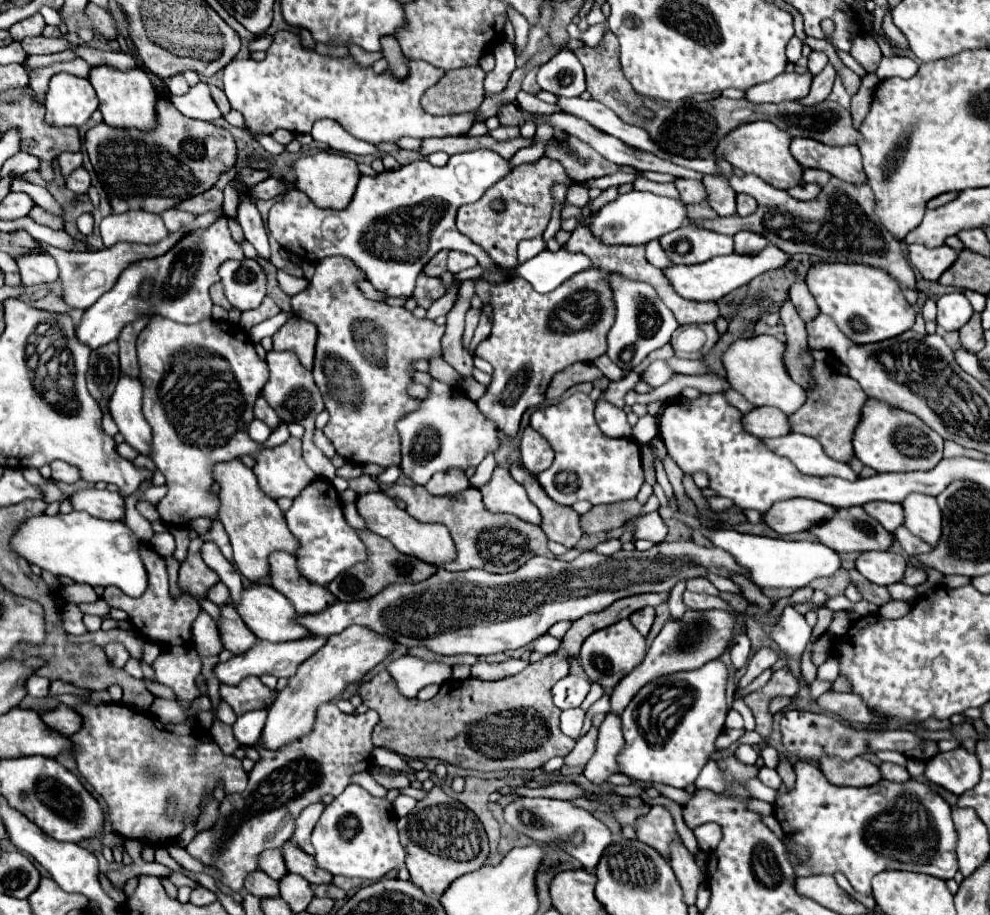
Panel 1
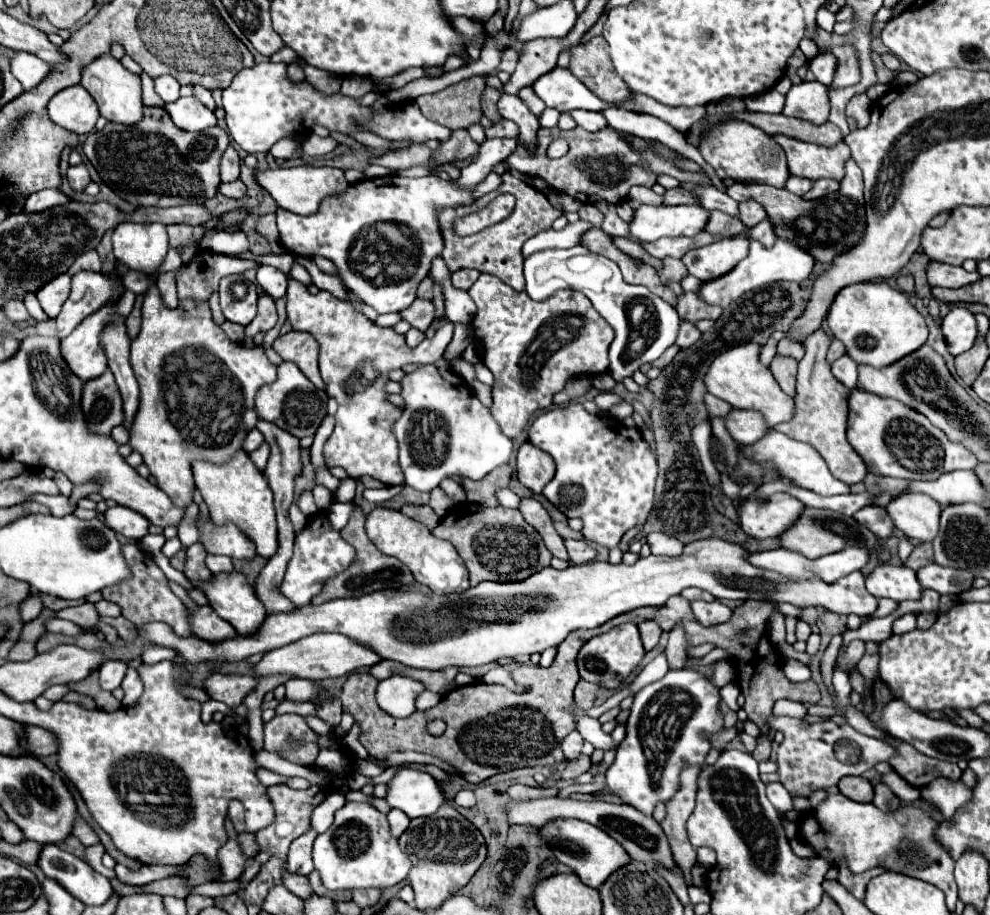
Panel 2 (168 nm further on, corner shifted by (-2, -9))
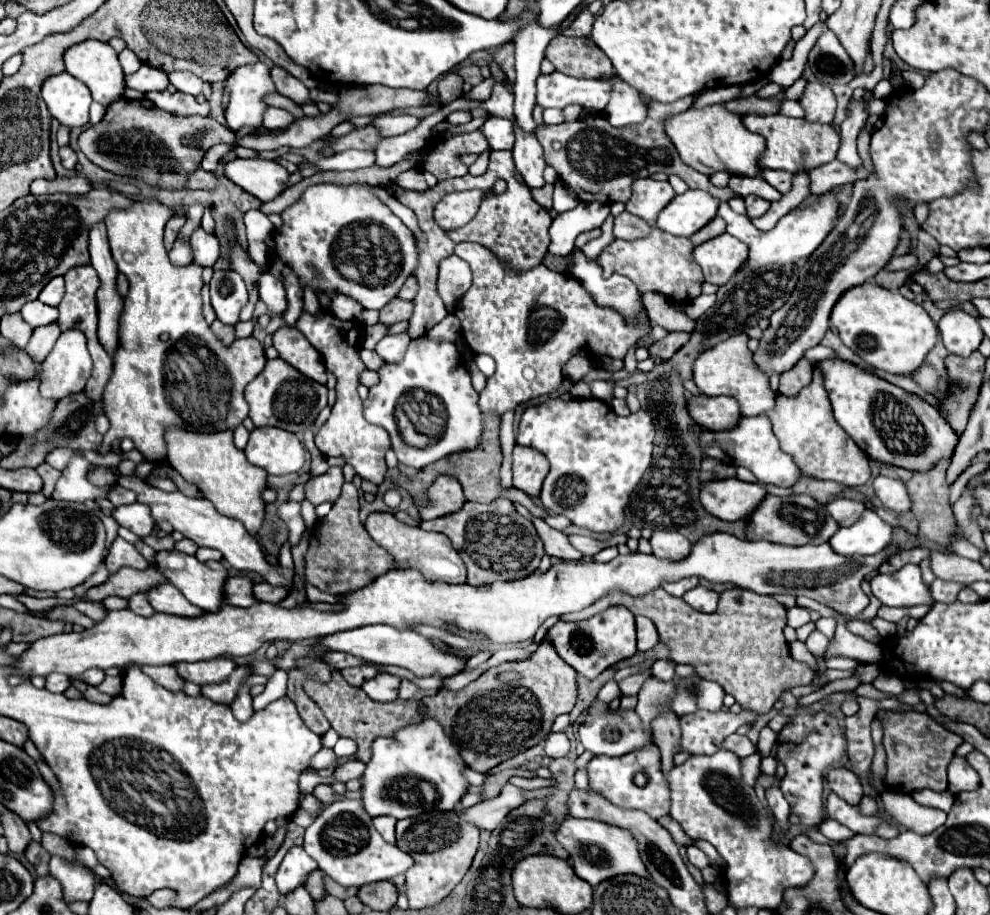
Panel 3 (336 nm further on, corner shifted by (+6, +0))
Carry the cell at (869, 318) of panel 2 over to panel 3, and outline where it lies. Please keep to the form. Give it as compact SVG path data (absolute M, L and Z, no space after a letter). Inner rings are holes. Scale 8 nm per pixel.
M865 282L863 286L847 290L833 308L831 326L867 364L899 376L913 374L925 362L939 336L937 324L923 310L923 306L907 300L899 292L885 290L875 282Z

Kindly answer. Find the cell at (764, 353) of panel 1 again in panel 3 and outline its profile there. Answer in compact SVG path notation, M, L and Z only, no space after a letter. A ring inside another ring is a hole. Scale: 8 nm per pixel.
M735 334L725 342L705 350L693 366L693 382L701 394L733 396L739 402L743 416L759 416L775 406L775 396L769 390L769 378L753 364L753 354L747 348L747 334Z

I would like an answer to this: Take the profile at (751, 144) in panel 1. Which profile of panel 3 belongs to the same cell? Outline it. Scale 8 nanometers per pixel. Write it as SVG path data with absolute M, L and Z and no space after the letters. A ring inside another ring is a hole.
M723 104L689 108L681 114L669 116L665 120L665 134L675 144L681 160L705 176L711 176L719 170L725 170L733 176L757 176L759 174L757 156L761 156L763 154L761 150L765 150L763 138L745 130L741 118L729 112Z

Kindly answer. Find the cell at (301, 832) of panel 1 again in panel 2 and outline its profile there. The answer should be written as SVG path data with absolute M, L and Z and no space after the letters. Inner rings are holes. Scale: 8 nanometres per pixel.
M311 827L305 831L305 835L297 837L291 847L289 847L289 857L287 857L287 869L291 873L299 875L309 875L313 871L313 861L311 861L311 847L317 837L317 831Z

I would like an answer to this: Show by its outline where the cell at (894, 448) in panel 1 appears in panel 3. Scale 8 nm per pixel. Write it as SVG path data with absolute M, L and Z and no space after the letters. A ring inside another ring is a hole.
M841 358L821 360L819 370L823 374L823 386L829 390L827 394L835 420L871 460L927 472L939 460L953 456L957 434L951 430L947 420L921 396L909 394L877 374Z

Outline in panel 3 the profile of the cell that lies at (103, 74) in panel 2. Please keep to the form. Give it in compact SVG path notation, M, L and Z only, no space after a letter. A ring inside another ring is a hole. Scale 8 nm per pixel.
M85 40L79 44L73 44L71 48L65 50L63 54L67 72L75 78L79 78L83 84L87 84L87 88L93 94L93 100L101 102L103 106L109 106L111 102L119 100L125 92L125 74L123 68L119 64L117 54L111 50L111 46L107 42L101 40Z

